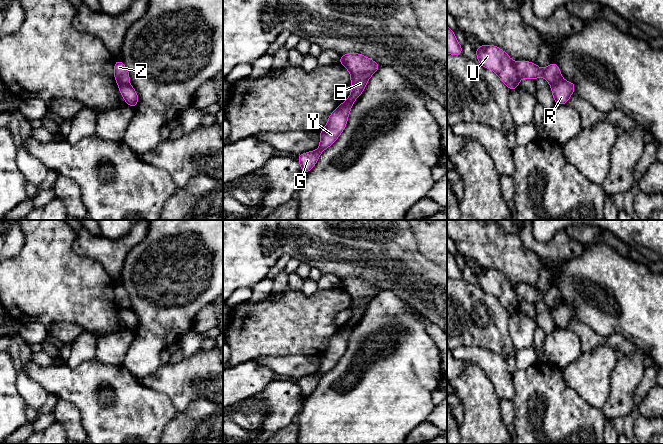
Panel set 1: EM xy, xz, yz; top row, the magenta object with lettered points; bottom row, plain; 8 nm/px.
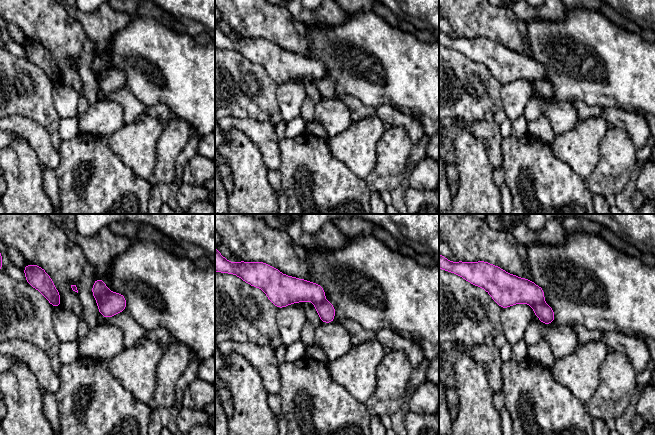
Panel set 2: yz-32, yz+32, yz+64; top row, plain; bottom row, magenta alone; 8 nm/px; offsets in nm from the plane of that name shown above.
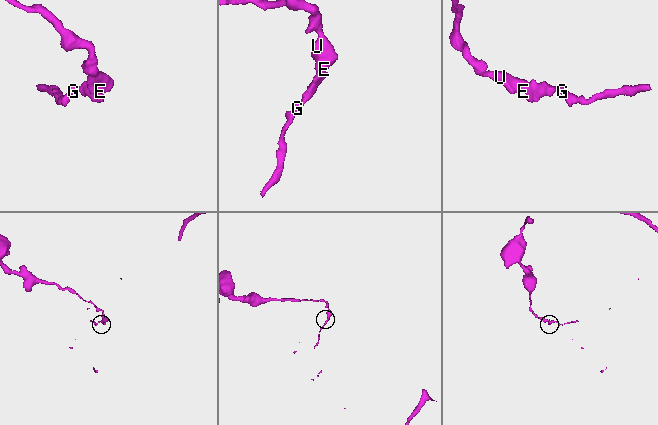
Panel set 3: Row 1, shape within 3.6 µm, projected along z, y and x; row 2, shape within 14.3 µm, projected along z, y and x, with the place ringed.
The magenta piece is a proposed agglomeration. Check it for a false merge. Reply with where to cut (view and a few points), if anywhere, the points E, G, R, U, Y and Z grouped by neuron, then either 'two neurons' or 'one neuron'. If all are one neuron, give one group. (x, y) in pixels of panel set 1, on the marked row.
cut xy (118, 83), (128, 84); groups E U Z / G R Y; two neurons

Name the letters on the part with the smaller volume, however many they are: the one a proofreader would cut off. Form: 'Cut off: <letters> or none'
Cut off: G, R, Y

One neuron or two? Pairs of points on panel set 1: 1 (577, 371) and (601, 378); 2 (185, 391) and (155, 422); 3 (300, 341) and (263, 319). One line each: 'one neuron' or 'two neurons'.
1: one neuron
2: two neurons
3: one neuron

